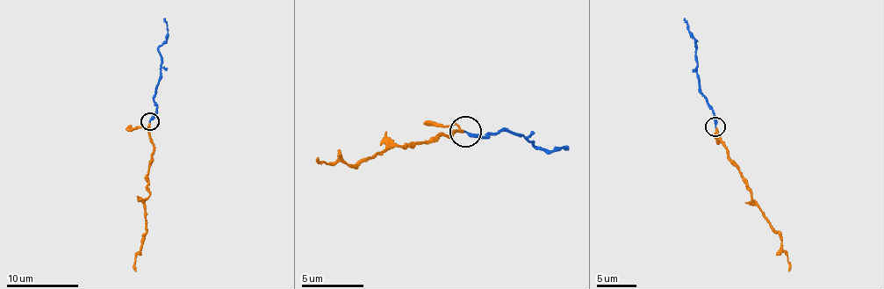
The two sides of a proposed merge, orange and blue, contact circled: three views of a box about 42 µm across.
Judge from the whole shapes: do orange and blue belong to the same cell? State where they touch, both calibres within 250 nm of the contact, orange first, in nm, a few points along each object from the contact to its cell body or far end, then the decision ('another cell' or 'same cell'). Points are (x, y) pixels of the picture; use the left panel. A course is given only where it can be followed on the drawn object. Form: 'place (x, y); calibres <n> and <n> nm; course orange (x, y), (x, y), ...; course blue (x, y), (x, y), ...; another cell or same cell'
place (150, 121); calibres 160 and 240 nm; course orange (150, 123), (153, 154), (147, 169), (149, 194), (144, 203), (147, 226), (141, 248), (136, 256), (136, 270); course blue (150, 121), (155, 109), (154, 95), (160, 77), (159, 46), (168, 32), (164, 18); same cell

